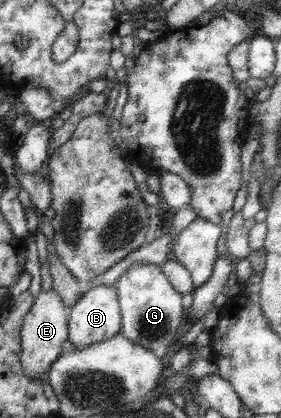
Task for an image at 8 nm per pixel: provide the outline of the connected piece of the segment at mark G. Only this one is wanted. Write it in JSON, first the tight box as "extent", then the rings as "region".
{"extent":[117,262,188,353],"region":[[[134,262],[120,278],[117,288],[124,318],[124,328],[120,334],[160,353],[181,338],[188,323],[188,314],[184,313],[184,293],[172,284],[161,266]]]}

